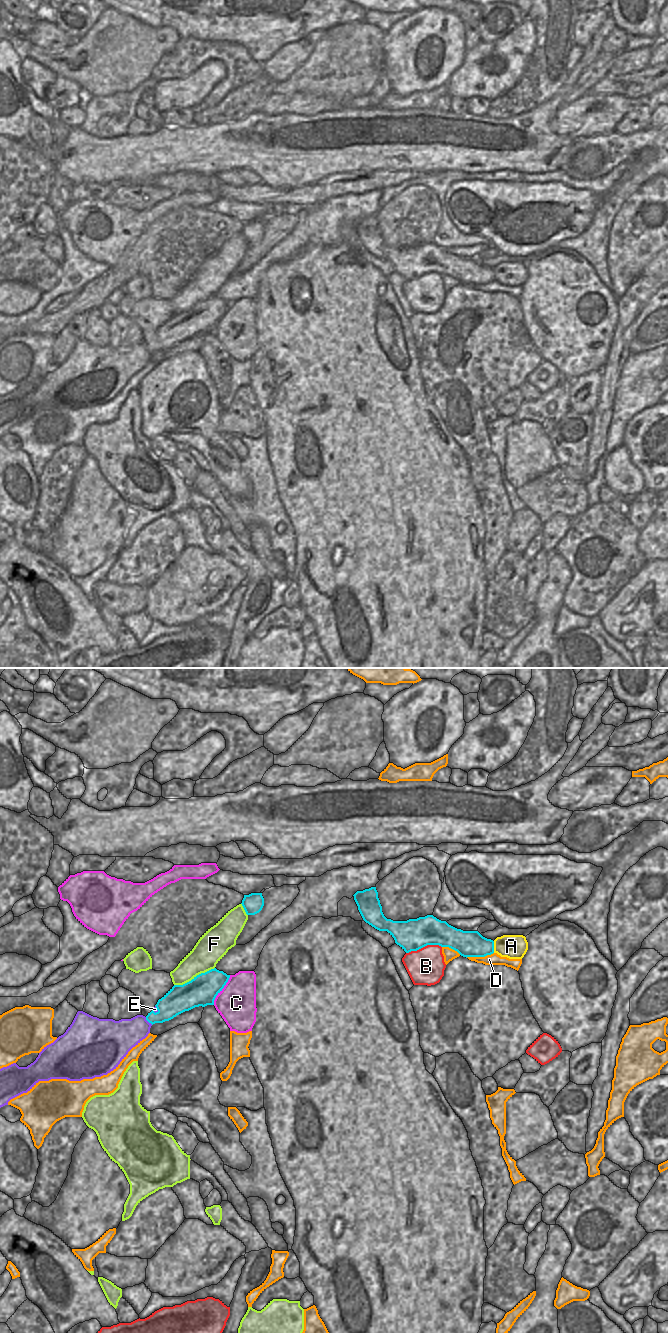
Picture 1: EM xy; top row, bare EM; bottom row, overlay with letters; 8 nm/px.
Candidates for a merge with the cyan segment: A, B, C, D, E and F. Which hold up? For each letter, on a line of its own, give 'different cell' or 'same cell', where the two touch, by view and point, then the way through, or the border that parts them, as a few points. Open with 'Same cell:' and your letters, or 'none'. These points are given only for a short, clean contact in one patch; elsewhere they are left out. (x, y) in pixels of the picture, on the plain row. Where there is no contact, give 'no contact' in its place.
Same cell: E
A: different cell; contact xy (493, 275)
B: different cell; contact xy (423, 274)
C: different cell; contact xy (221, 318)
D: different cell; contact xy (479, 284)
E: same cell; contact xy (148, 349); way xy (173, 331), (148, 349), (121, 364)
F: different cell; contact xy (194, 305)

